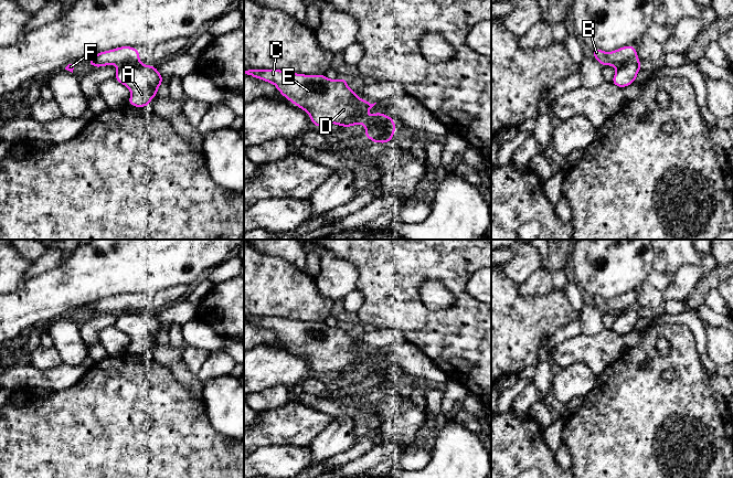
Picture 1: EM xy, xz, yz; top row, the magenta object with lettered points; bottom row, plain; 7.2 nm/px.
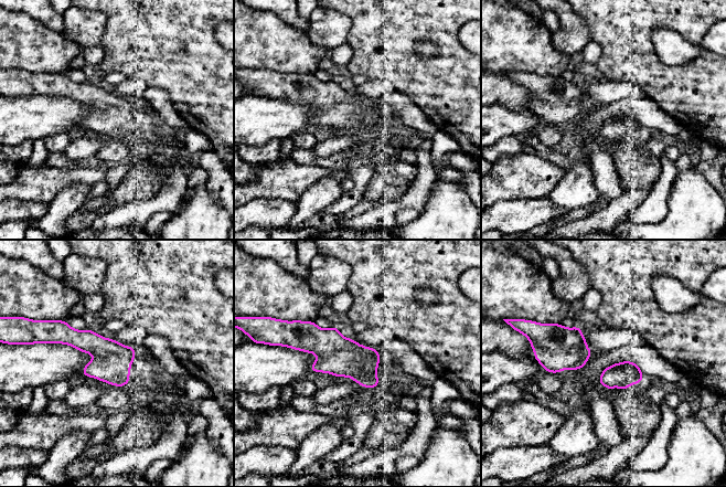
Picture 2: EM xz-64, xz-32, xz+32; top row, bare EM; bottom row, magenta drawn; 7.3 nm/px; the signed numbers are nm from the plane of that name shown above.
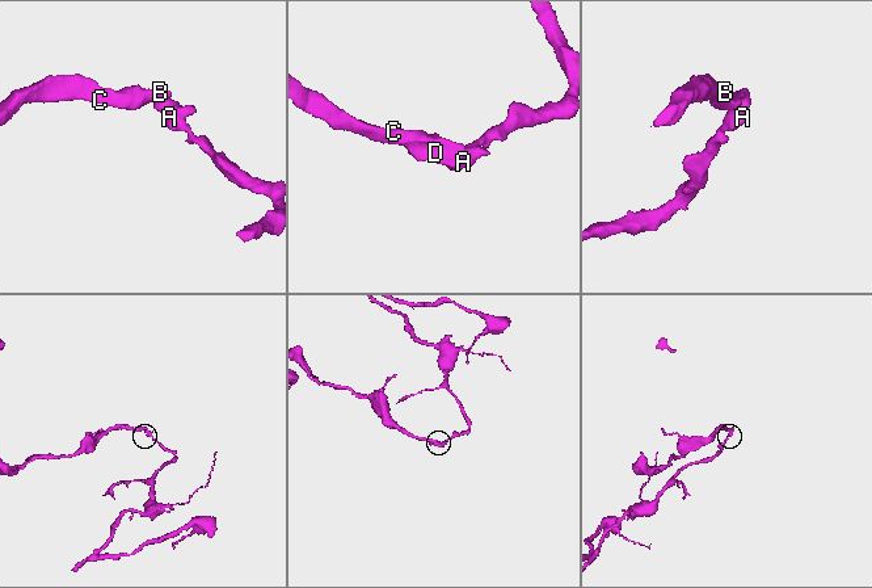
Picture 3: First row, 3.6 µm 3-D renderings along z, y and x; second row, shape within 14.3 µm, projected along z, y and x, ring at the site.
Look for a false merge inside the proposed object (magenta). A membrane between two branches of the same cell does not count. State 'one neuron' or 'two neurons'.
two neurons

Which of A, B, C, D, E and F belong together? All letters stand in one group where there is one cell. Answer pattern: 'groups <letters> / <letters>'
groups A / B C D E F

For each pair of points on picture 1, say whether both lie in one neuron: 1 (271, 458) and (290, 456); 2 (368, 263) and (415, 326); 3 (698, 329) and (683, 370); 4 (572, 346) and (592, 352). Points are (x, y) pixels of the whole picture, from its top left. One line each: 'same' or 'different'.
1: same
2: same
3: different
4: same

